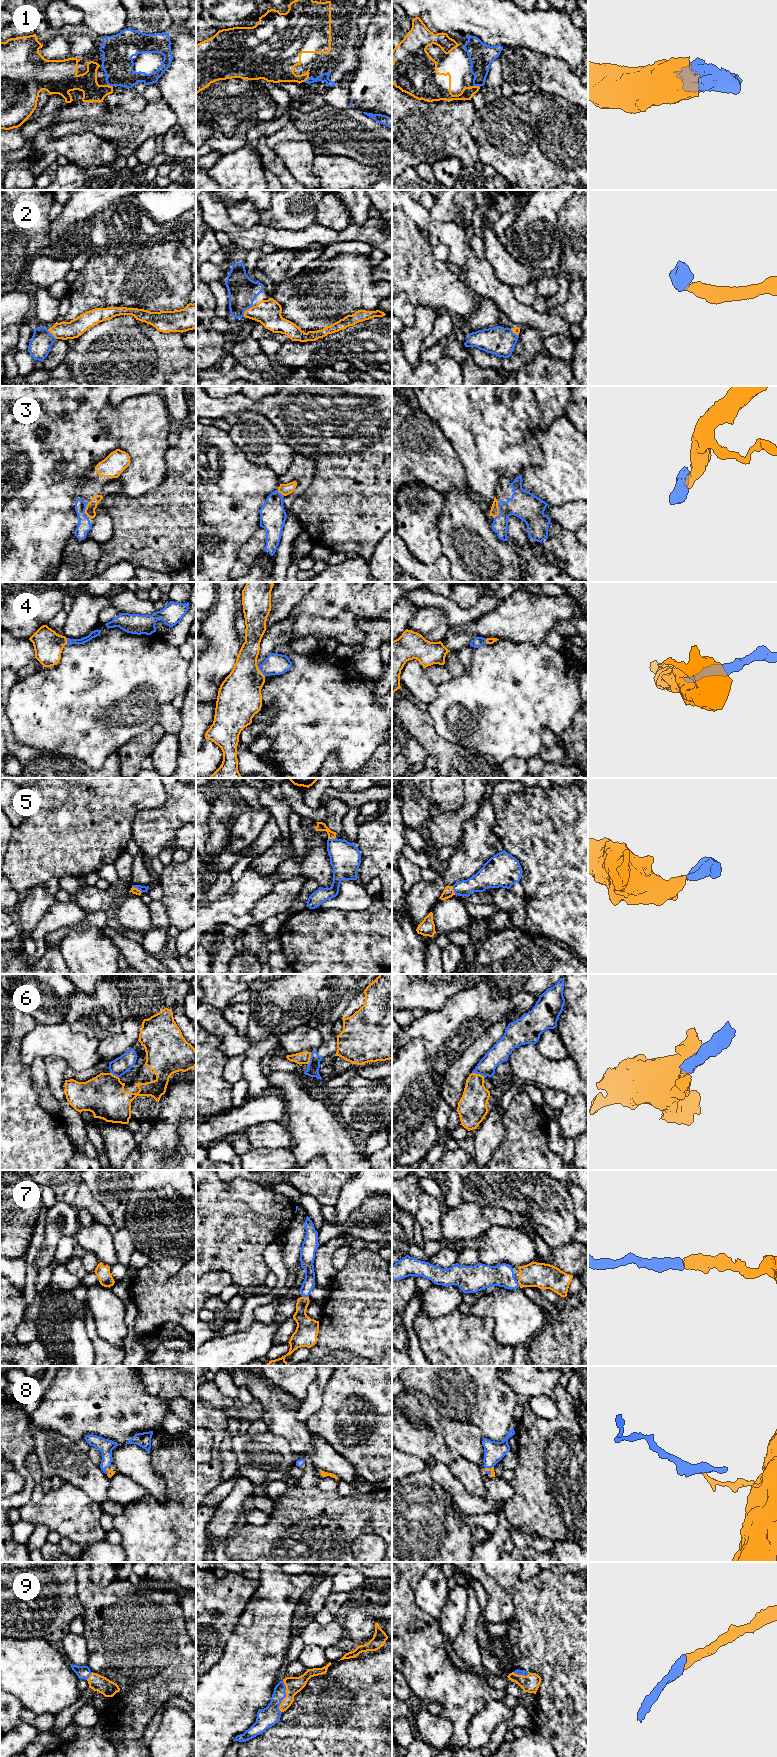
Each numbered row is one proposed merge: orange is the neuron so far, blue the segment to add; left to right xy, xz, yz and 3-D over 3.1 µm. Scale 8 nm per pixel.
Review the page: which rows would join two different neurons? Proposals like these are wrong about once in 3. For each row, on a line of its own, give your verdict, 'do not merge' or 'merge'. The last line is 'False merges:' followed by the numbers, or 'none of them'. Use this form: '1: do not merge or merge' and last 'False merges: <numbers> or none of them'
1: merge
2: merge
3: merge
4: merge
5: merge
6: do not merge
7: merge
8: merge
9: merge
False merges: 6

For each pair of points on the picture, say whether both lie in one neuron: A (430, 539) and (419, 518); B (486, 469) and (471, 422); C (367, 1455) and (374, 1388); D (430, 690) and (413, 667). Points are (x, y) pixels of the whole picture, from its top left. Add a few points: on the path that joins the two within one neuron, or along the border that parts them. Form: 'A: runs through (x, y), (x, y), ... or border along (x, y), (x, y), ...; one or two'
A: runs through (425, 534), (419, 528), (419, 523); one
B: runs through (486, 457), (486, 437), (483, 434); one
C: runs through (378, 1438), (378, 1405); one
D: runs through (424, 684), (413, 673); one

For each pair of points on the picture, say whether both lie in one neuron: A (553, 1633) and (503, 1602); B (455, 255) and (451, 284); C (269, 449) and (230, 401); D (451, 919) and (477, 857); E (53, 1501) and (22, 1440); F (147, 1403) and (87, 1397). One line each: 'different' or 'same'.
A: different
B: different
C: different
D: different
E: different
F: same

